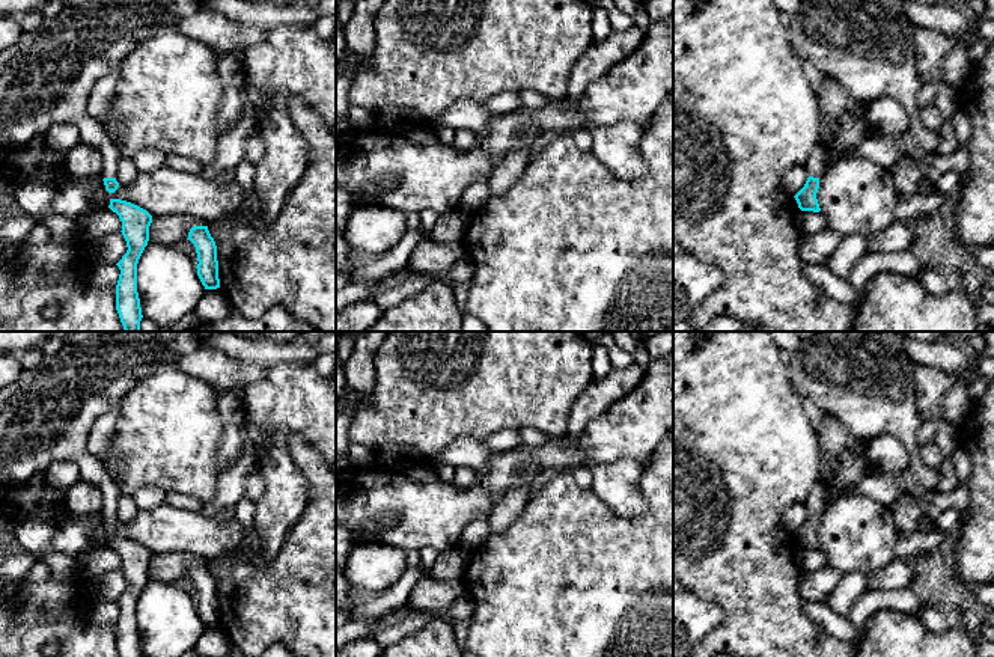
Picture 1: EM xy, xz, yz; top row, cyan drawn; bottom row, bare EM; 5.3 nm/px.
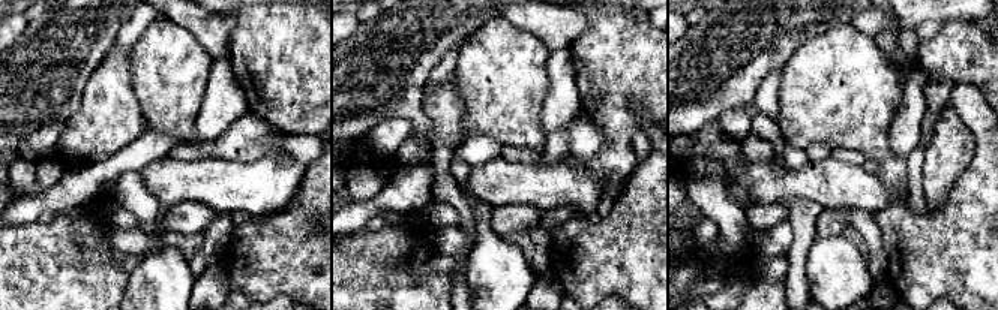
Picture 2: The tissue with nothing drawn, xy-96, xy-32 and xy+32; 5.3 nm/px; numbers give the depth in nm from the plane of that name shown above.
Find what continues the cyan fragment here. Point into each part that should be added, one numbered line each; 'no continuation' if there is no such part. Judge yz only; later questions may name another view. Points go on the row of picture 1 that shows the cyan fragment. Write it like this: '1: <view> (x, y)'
1: yz (815, 165)

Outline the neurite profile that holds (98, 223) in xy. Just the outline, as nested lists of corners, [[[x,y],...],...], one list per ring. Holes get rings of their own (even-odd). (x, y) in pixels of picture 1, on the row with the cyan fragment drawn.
[[[110,208],[90,211],[77,220],[80,232],[87,243],[122,231],[122,222]]]

